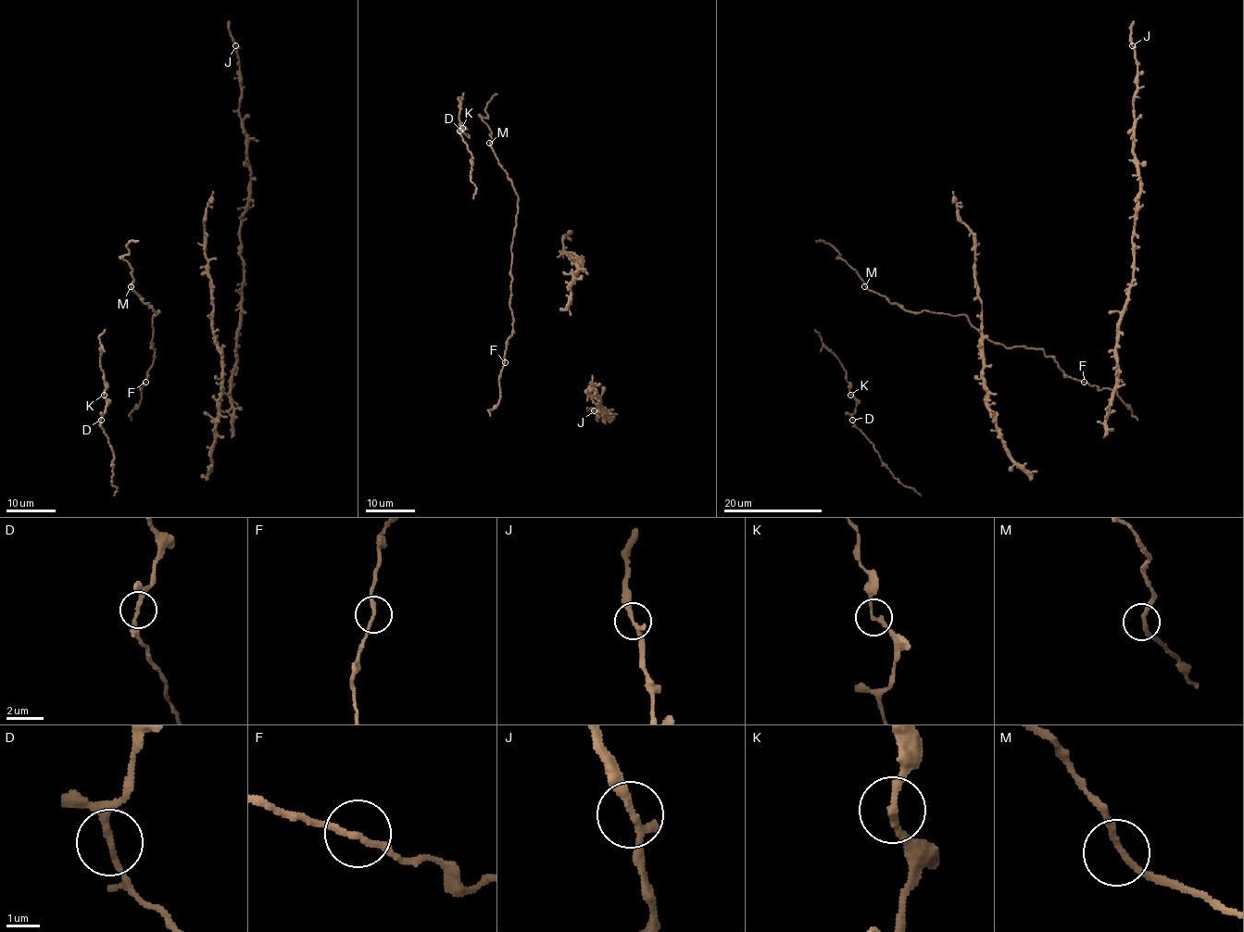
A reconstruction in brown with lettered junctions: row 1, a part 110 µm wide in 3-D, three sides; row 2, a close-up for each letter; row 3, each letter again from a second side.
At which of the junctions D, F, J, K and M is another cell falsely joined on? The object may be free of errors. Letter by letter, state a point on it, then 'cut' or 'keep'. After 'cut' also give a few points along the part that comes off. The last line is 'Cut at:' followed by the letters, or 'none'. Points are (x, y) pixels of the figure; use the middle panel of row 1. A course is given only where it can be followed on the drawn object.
D: place (459, 131); keep
F: place (505, 362); keep
J: place (594, 410); keep
K: place (462, 128); keep
M: place (489, 143); keep
Cut at: none

